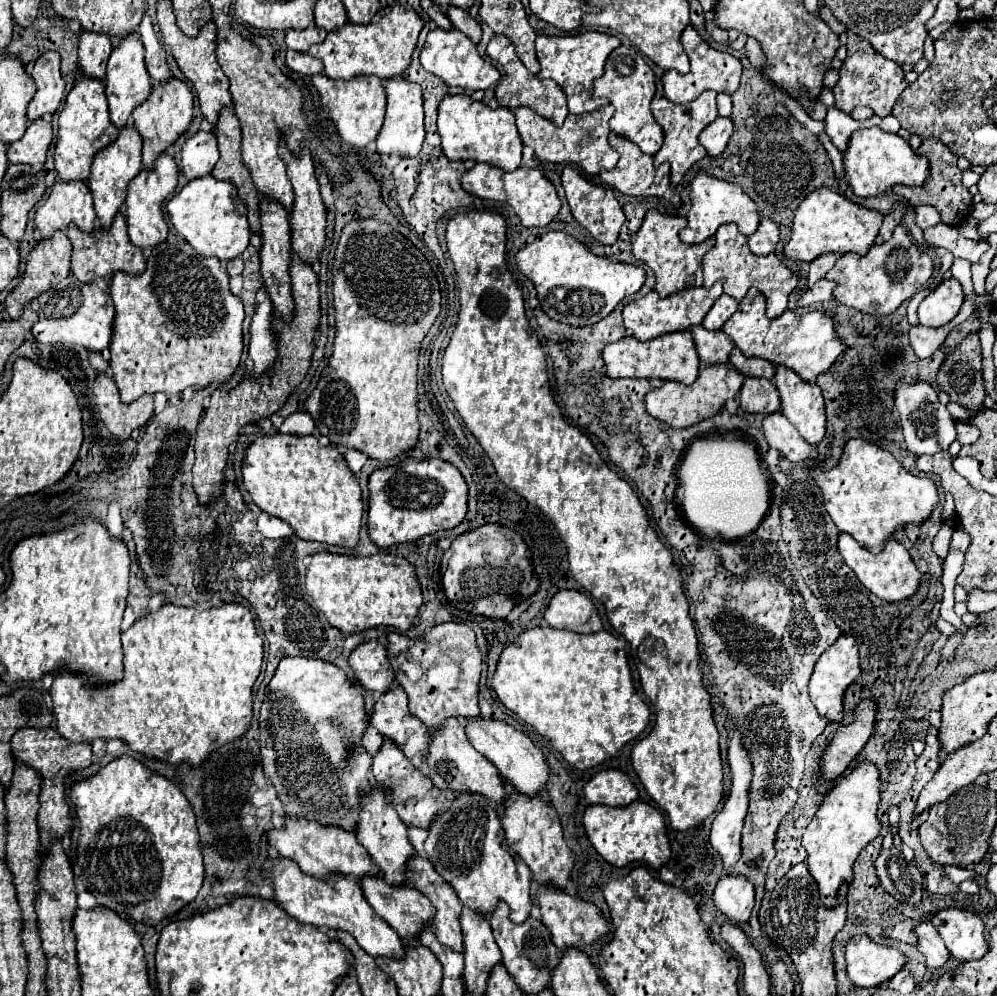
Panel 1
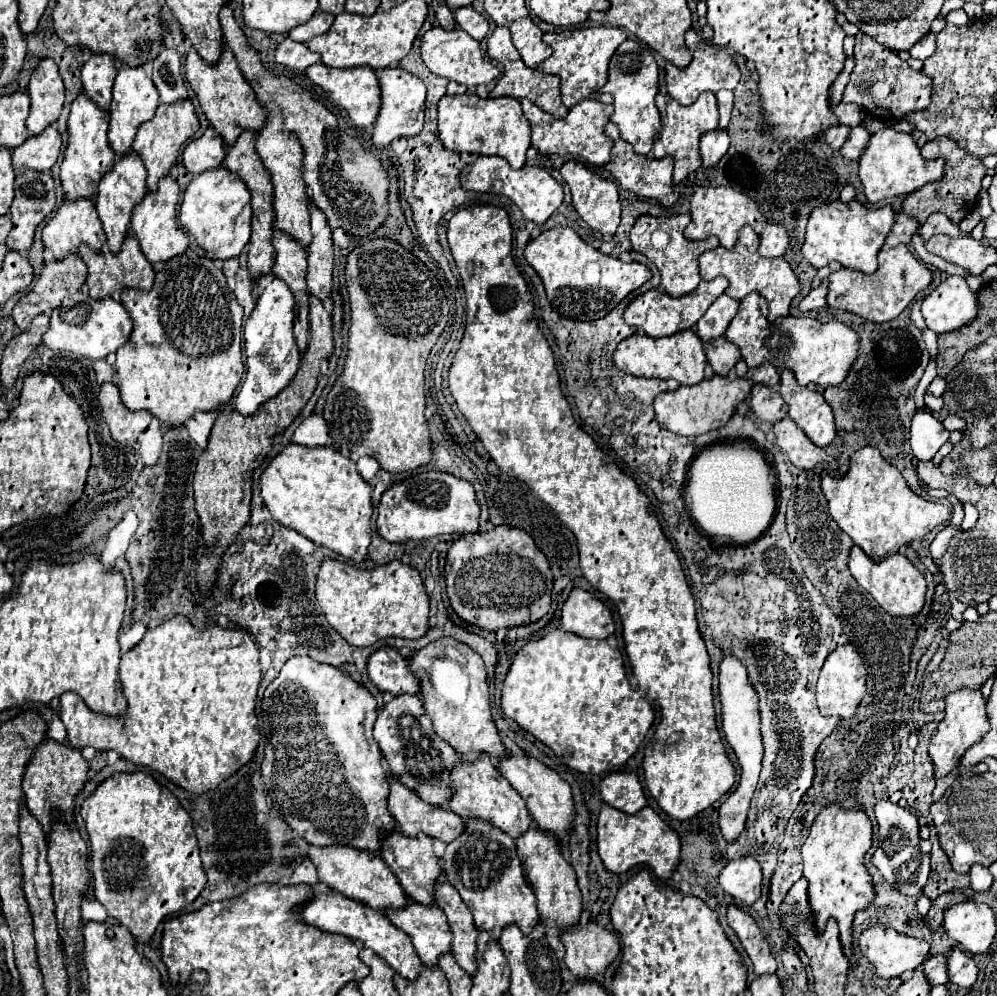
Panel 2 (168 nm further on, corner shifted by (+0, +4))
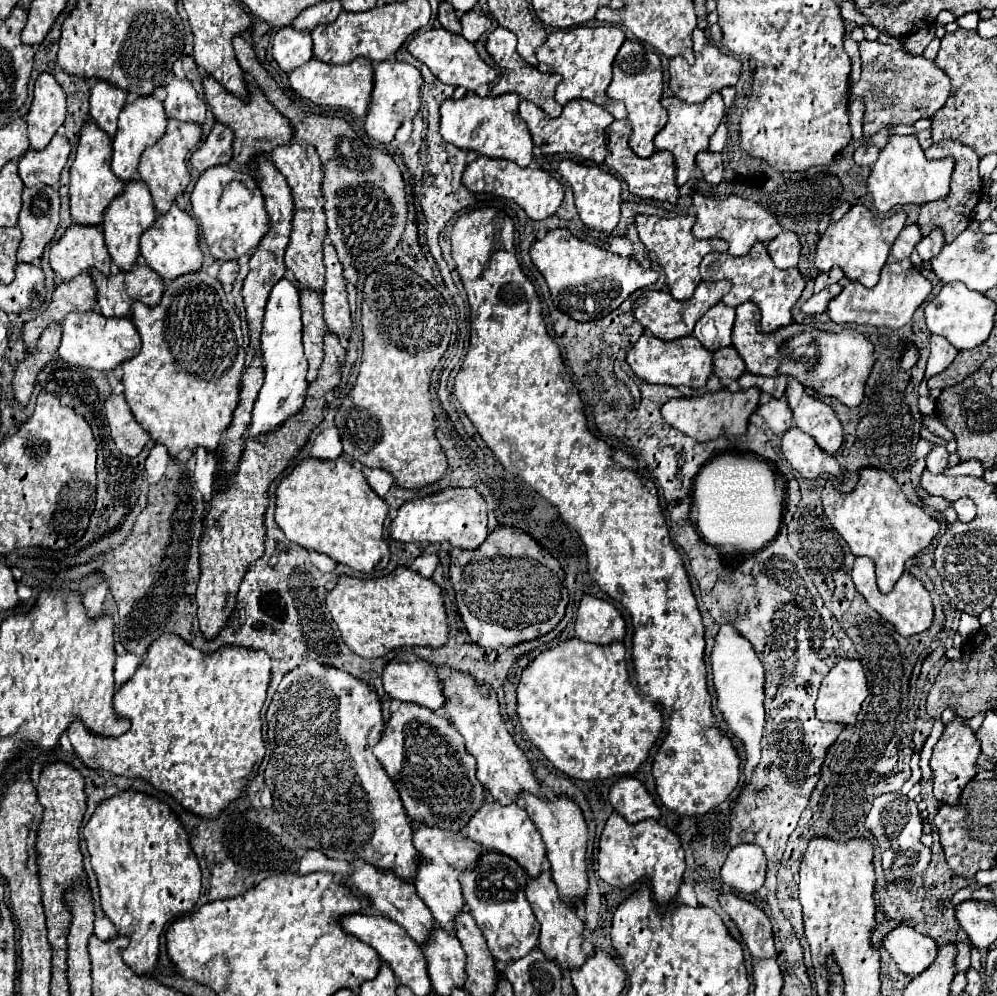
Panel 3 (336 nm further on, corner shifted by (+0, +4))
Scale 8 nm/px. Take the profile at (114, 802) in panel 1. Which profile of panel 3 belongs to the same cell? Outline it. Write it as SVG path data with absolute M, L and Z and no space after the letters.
M129 789L103 801L95 809L93 817L83 829L83 837L87 841L91 865L99 881L101 909L111 919L117 933L129 937L129 947L123 951L125 963L129 963L137 975L153 975L159 961L159 937L165 925L177 919L181 913L189 913L199 901L201 869L189 847L187 831L167 803Z

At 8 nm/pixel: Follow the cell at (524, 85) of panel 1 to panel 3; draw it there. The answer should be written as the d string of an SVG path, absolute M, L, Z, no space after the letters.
M497 27L493 33L489 33L487 37L487 53L491 55L491 59L495 61L495 65L499 67L499 81L493 87L490 95L497 97L501 93L517 93L521 99L533 101L537 107L541 107L545 113L549 113L551 117L559 117L561 115L561 105L555 101L555 87L561 83L561 75L557 73L539 73L535 67L531 67L529 63L525 63L525 59L519 57L517 53L517 35L505 27Z

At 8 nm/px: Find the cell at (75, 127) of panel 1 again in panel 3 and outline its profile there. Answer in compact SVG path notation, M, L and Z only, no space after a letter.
M87 121L81 129L81 139L77 147L75 161L71 165L71 187L69 187L69 197L71 197L71 217L77 225L101 225L103 215L107 205L121 195L123 183L117 179L111 171L111 139L107 133L103 133L93 121Z

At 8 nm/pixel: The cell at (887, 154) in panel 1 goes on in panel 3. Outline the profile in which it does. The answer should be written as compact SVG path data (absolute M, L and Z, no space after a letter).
M891 135L885 149L881 149L877 163L869 175L869 191L873 195L875 209L887 213L897 205L925 205L949 195L949 181L953 173L953 159L945 157L939 161L929 161L923 155L923 149L917 137Z

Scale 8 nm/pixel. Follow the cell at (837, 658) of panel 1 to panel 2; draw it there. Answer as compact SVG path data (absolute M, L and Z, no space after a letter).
M847 643L845 647L837 647L837 651L829 653L829 659L825 659L825 665L817 681L817 705L821 715L851 719L865 695L865 677L867 677L867 671L865 671L863 659L859 657L859 653L851 643Z

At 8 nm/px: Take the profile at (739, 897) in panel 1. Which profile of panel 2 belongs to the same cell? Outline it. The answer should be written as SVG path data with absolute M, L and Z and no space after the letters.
M753 857L729 861L719 875L721 889L741 905L753 905L761 895L761 865Z

